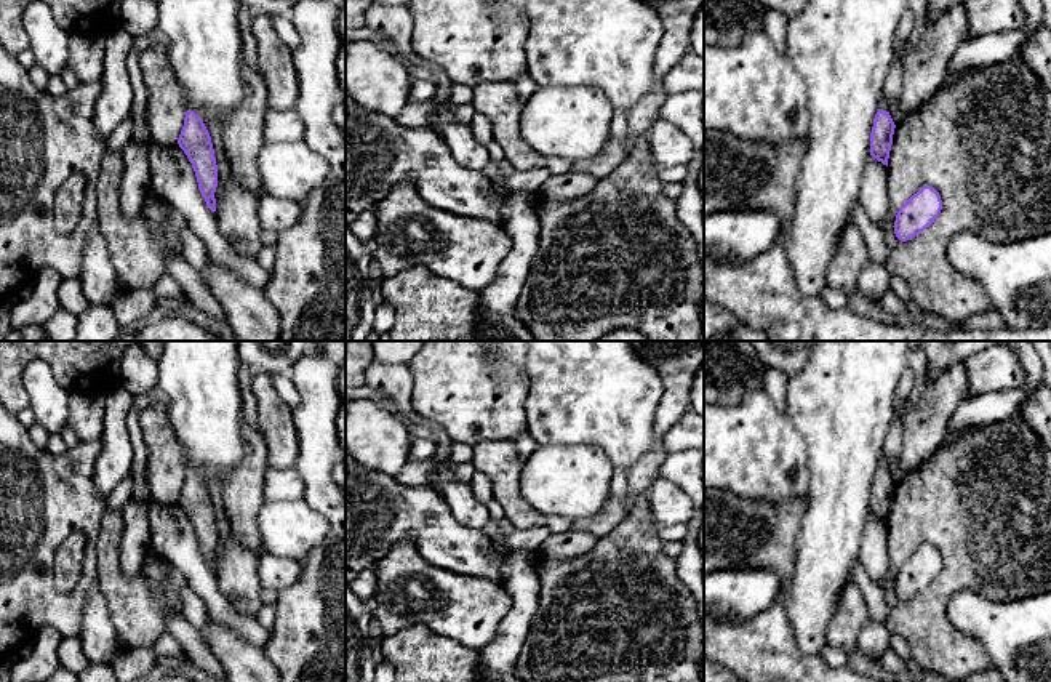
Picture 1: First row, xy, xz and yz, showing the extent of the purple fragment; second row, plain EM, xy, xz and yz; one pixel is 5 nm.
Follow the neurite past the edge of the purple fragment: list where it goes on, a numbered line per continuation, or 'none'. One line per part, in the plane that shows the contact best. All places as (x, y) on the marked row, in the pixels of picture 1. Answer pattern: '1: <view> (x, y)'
none

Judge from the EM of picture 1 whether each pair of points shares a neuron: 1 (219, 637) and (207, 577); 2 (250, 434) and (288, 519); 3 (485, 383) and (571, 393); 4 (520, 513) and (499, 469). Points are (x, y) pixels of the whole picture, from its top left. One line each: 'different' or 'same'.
1: different
2: different
3: different
4: same

